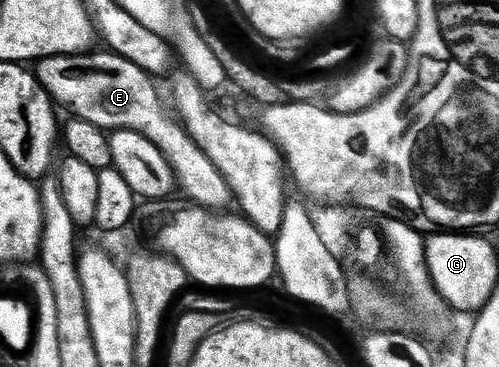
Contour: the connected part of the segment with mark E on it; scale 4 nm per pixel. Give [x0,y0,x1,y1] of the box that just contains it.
[34,53,234,209]

